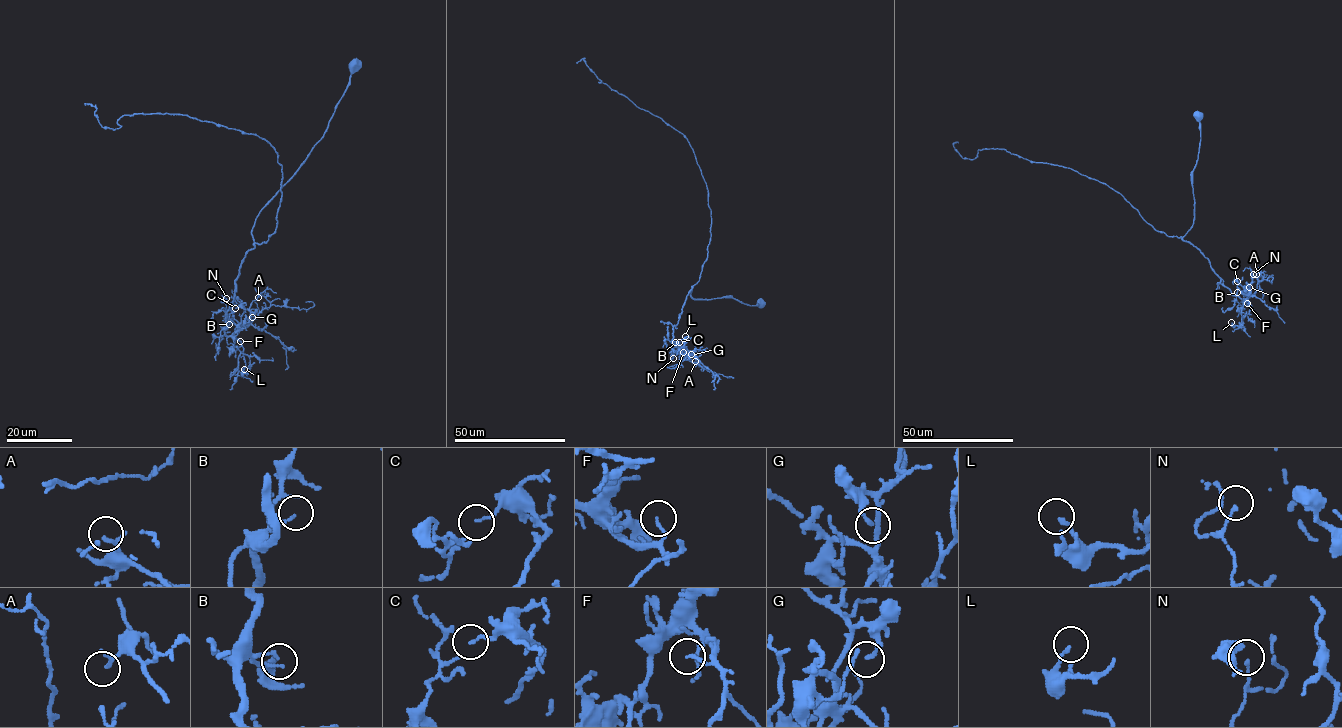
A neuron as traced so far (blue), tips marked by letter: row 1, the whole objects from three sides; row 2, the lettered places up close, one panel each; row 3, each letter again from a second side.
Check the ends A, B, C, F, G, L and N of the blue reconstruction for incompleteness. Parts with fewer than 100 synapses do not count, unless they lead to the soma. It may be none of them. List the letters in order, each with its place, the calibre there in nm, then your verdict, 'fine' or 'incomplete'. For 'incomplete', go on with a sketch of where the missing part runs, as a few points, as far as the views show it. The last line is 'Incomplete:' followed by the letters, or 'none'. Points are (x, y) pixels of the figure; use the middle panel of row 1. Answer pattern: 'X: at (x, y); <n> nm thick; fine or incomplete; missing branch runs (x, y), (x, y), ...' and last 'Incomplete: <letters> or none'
A: at (695, 361); 150 nm thick; fine
B: at (675, 342); 110 nm thick; fine
C: at (679, 342); 90 nm thick; fine
F: at (683, 352); 100 nm thick; incomplete; missing branch runs (683, 352), (690, 349), (704, 353), (699, 349), (703, 339), (702, 328), (710, 321)
G: at (691, 354); 140 nm thick; fine
L: at (685, 336); 140 nm thick; fine
N: at (673, 358); 110 nm thick; fine
Incomplete: F

